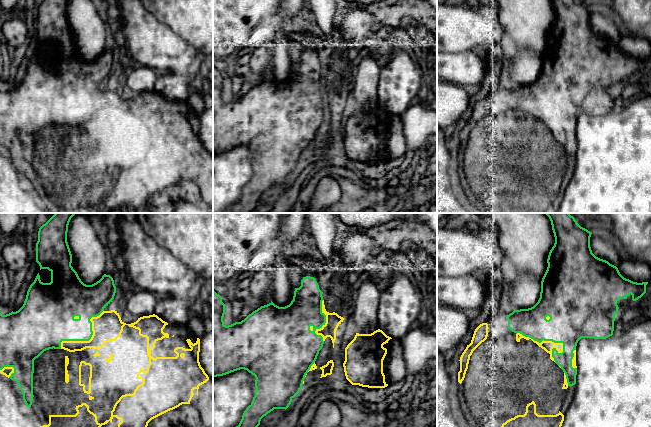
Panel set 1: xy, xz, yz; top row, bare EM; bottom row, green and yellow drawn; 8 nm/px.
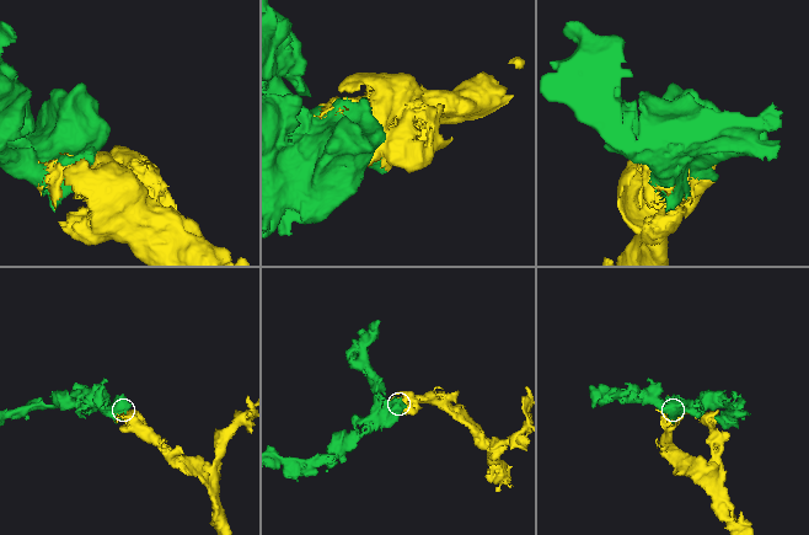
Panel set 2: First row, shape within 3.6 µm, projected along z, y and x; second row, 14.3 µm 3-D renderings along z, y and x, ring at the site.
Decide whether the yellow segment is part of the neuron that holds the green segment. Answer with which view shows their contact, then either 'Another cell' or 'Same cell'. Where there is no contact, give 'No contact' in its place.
Touches green in yz. Same cell

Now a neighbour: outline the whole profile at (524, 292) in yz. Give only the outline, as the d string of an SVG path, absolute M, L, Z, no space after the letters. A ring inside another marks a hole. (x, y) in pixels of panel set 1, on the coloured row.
M505 268L504 281L501 285L493 281L491 276L486 277L488 295L492 298L494 288L501 288L503 296L507 293L515 310L533 307L540 298L541 285L531 273L516 273Z

